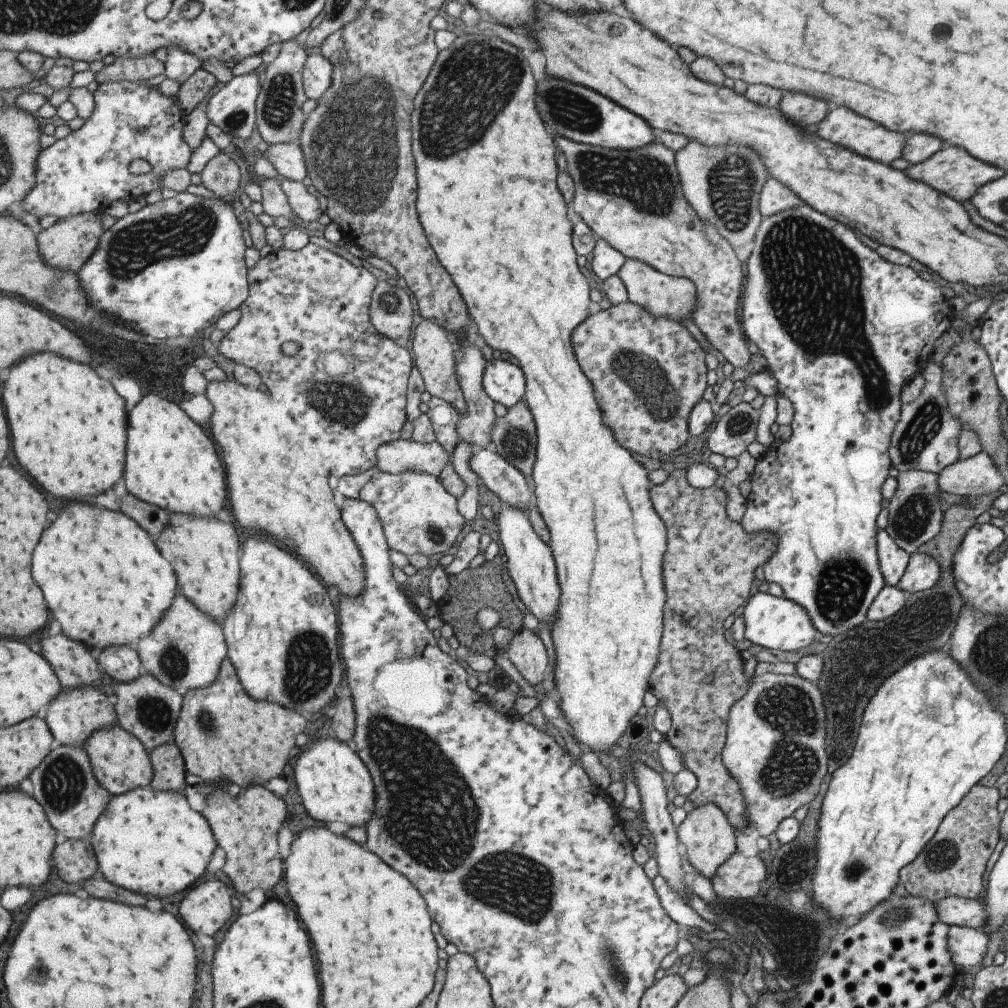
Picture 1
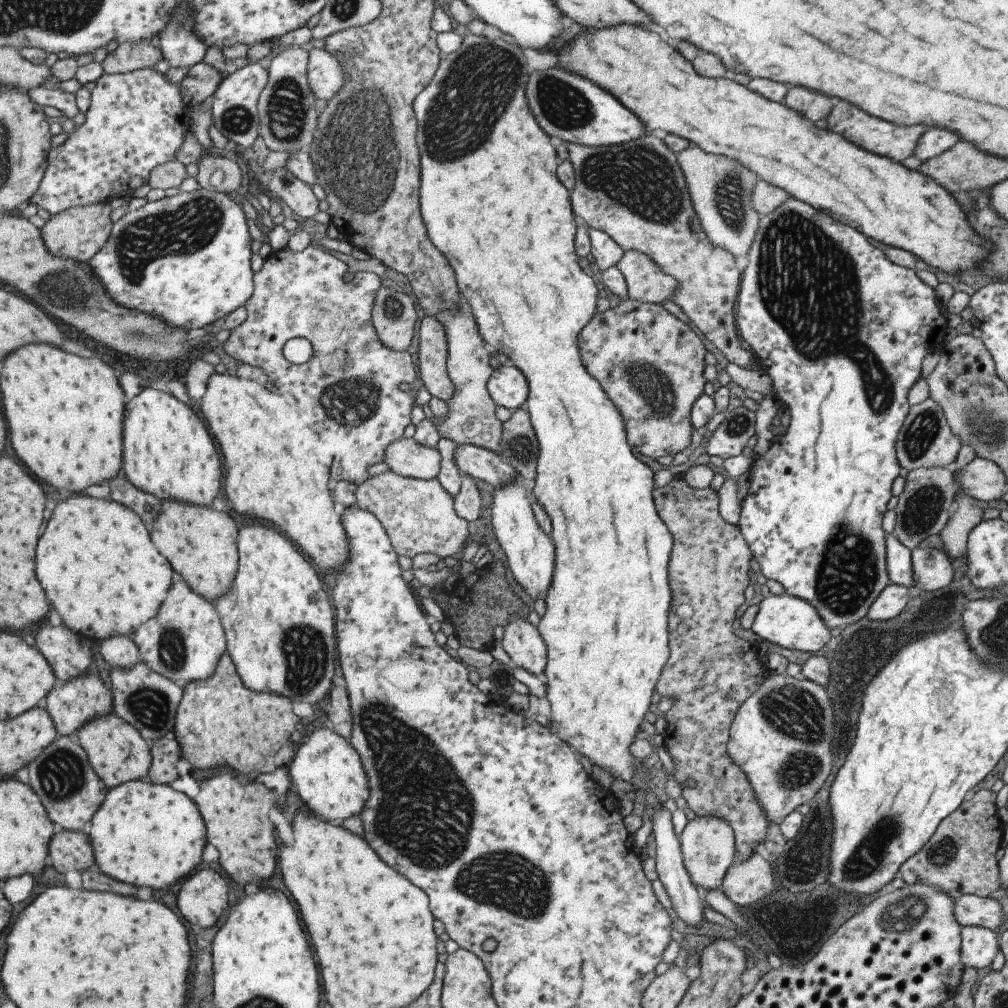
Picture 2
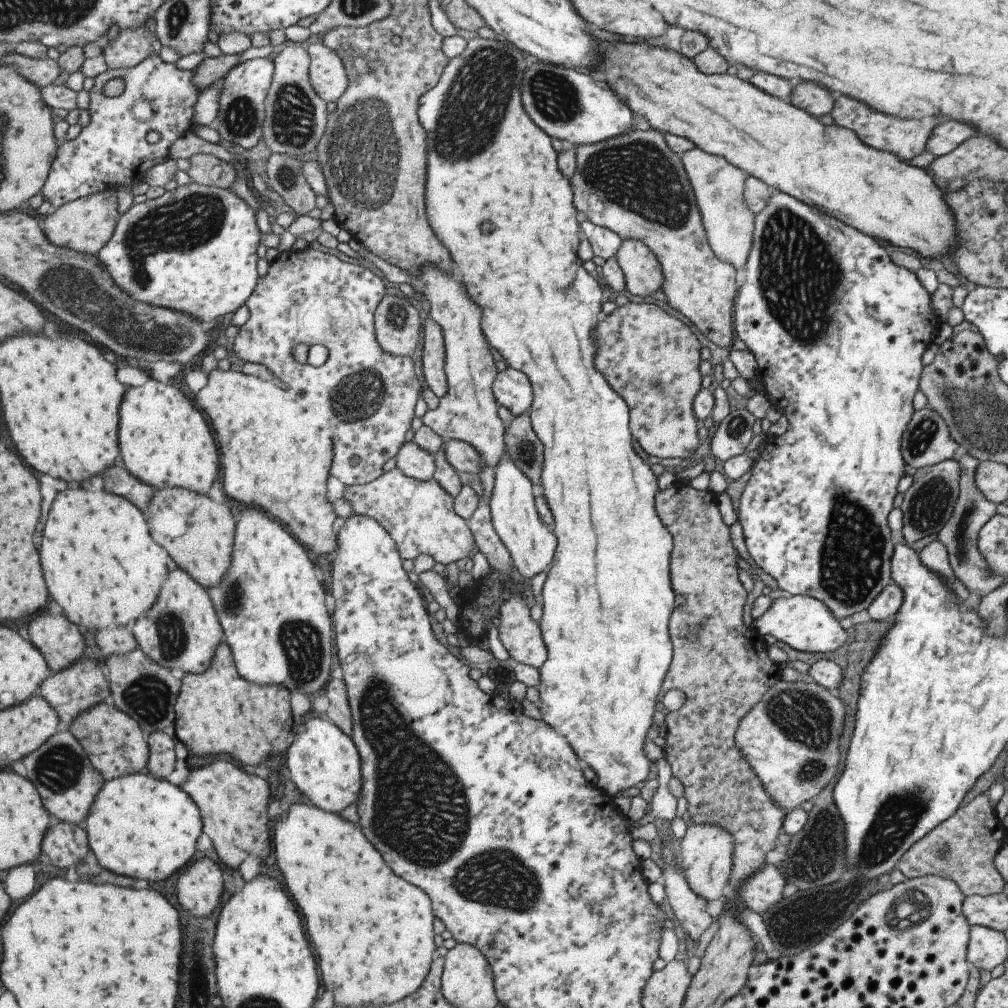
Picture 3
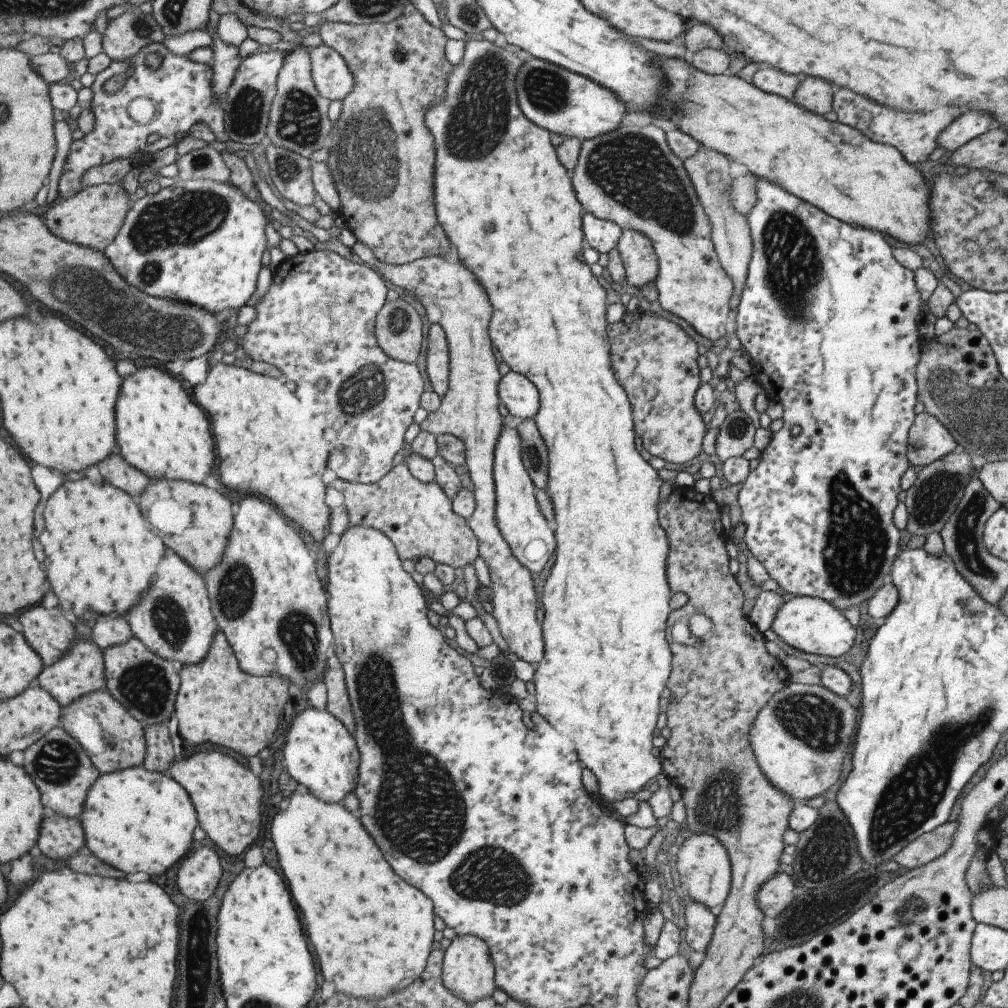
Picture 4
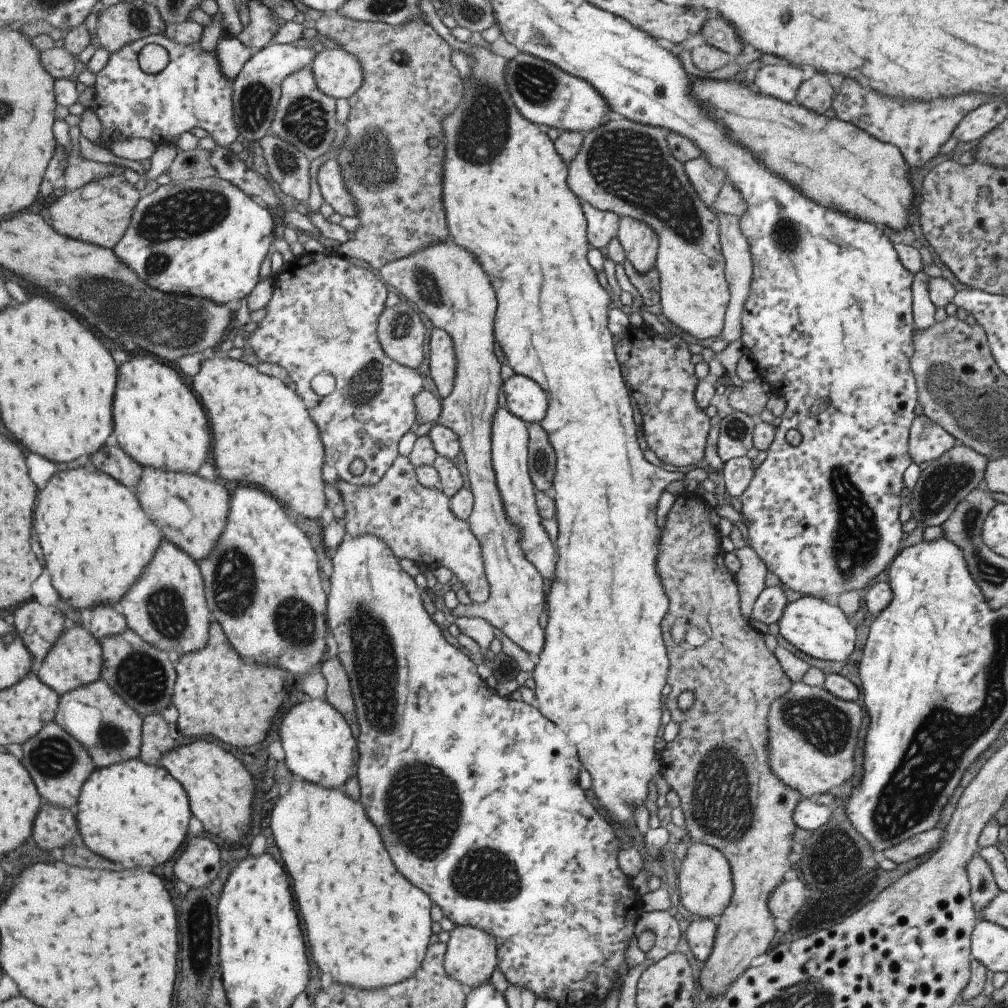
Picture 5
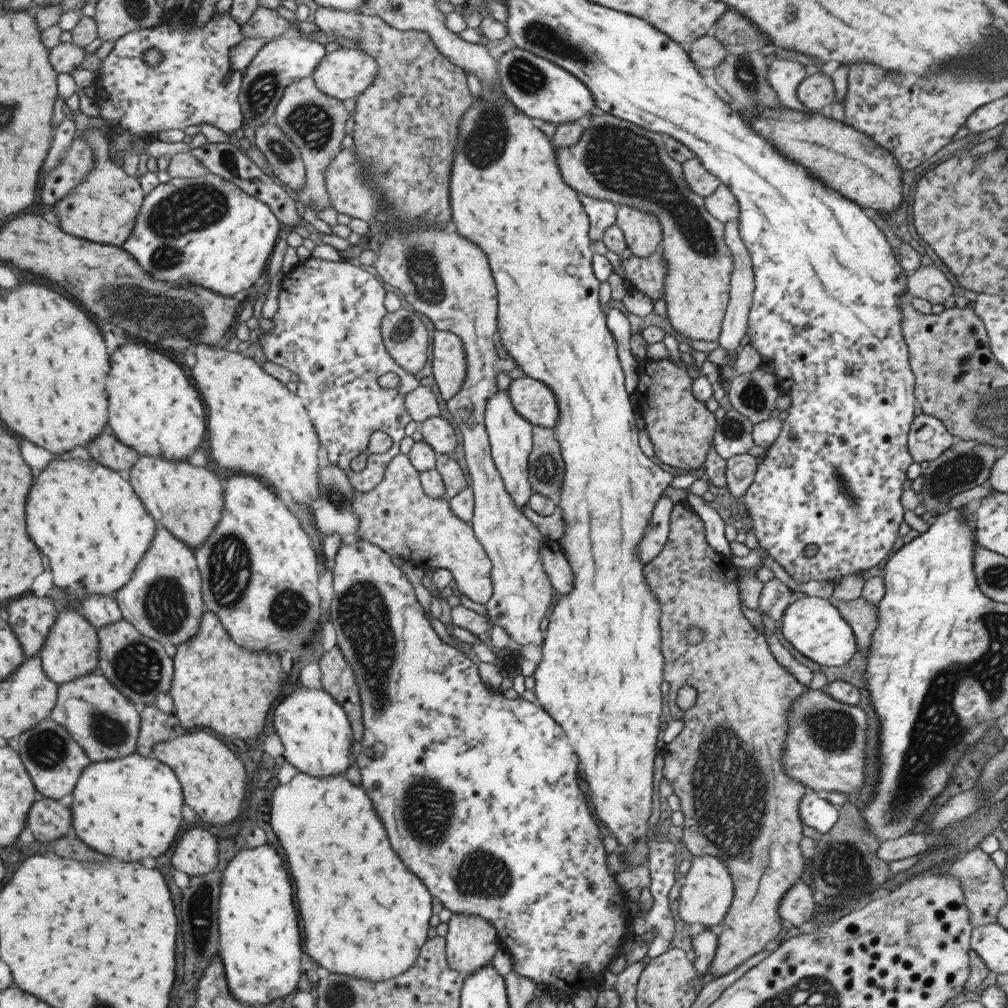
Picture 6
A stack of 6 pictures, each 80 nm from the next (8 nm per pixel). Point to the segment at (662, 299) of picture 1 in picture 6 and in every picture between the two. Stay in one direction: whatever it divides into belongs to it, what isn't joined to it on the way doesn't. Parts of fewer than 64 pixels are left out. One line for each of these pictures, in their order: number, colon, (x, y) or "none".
2: (645, 283)
3: (642, 275)
4: (636, 252)
5: (639, 243)
6: (641, 232)

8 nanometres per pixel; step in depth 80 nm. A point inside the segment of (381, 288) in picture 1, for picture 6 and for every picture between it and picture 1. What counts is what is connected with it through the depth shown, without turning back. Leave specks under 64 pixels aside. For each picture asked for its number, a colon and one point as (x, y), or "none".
2: (394, 315)
3: (396, 322)
4: (399, 331)
5: (400, 332)
6: (405, 338)

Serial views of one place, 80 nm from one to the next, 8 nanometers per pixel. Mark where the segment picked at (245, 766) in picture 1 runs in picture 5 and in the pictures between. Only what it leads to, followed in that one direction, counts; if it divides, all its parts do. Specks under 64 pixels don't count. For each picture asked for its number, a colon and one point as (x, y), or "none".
2: (220, 723)
3: (218, 712)
4: (218, 703)
5: (219, 694)

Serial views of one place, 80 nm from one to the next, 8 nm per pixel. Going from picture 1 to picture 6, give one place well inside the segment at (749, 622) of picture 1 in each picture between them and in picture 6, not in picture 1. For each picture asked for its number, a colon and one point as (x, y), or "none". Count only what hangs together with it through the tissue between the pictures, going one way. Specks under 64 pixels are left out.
2: (792, 623)
3: (803, 623)
4: (809, 624)
5: (818, 628)
6: (813, 626)

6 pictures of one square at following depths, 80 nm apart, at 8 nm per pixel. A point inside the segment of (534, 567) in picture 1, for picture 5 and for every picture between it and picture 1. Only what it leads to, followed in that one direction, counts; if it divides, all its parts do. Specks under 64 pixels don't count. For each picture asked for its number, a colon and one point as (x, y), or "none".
2: (528, 550)
3: (514, 518)
4: (517, 516)
5: (508, 441)

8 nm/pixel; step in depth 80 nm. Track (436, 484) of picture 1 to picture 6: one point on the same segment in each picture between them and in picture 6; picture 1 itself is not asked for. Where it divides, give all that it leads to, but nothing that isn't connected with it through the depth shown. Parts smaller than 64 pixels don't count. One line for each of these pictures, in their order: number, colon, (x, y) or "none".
2: (418, 515)
3: (419, 515)
4: (418, 517)
5: (416, 522)
6: (397, 515)

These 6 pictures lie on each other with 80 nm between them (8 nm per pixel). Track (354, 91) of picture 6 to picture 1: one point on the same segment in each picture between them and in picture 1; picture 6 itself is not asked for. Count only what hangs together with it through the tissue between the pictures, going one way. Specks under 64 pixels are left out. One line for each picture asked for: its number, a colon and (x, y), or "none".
1: (316, 74)
2: (325, 75)
3: (329, 77)
4: (333, 78)
5: (338, 73)

